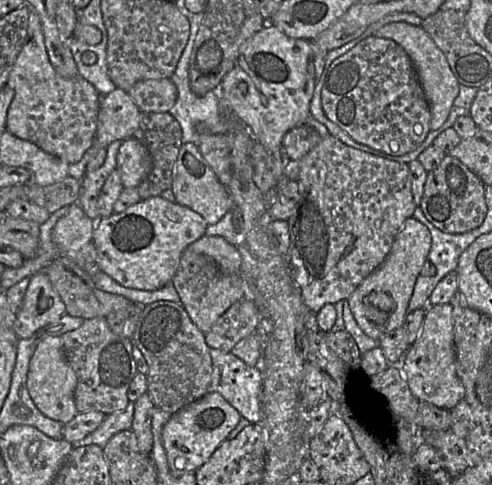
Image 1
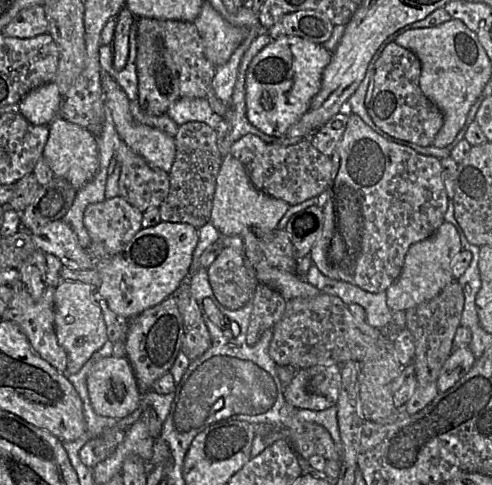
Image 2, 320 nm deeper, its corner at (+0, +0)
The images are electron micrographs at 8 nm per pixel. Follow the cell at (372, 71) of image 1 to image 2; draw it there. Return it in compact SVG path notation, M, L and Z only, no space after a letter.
M388 43L374 63L375 73L365 99L368 115L385 133L422 147L432 146L443 125L442 111L429 100L419 86L421 62L410 50Z

